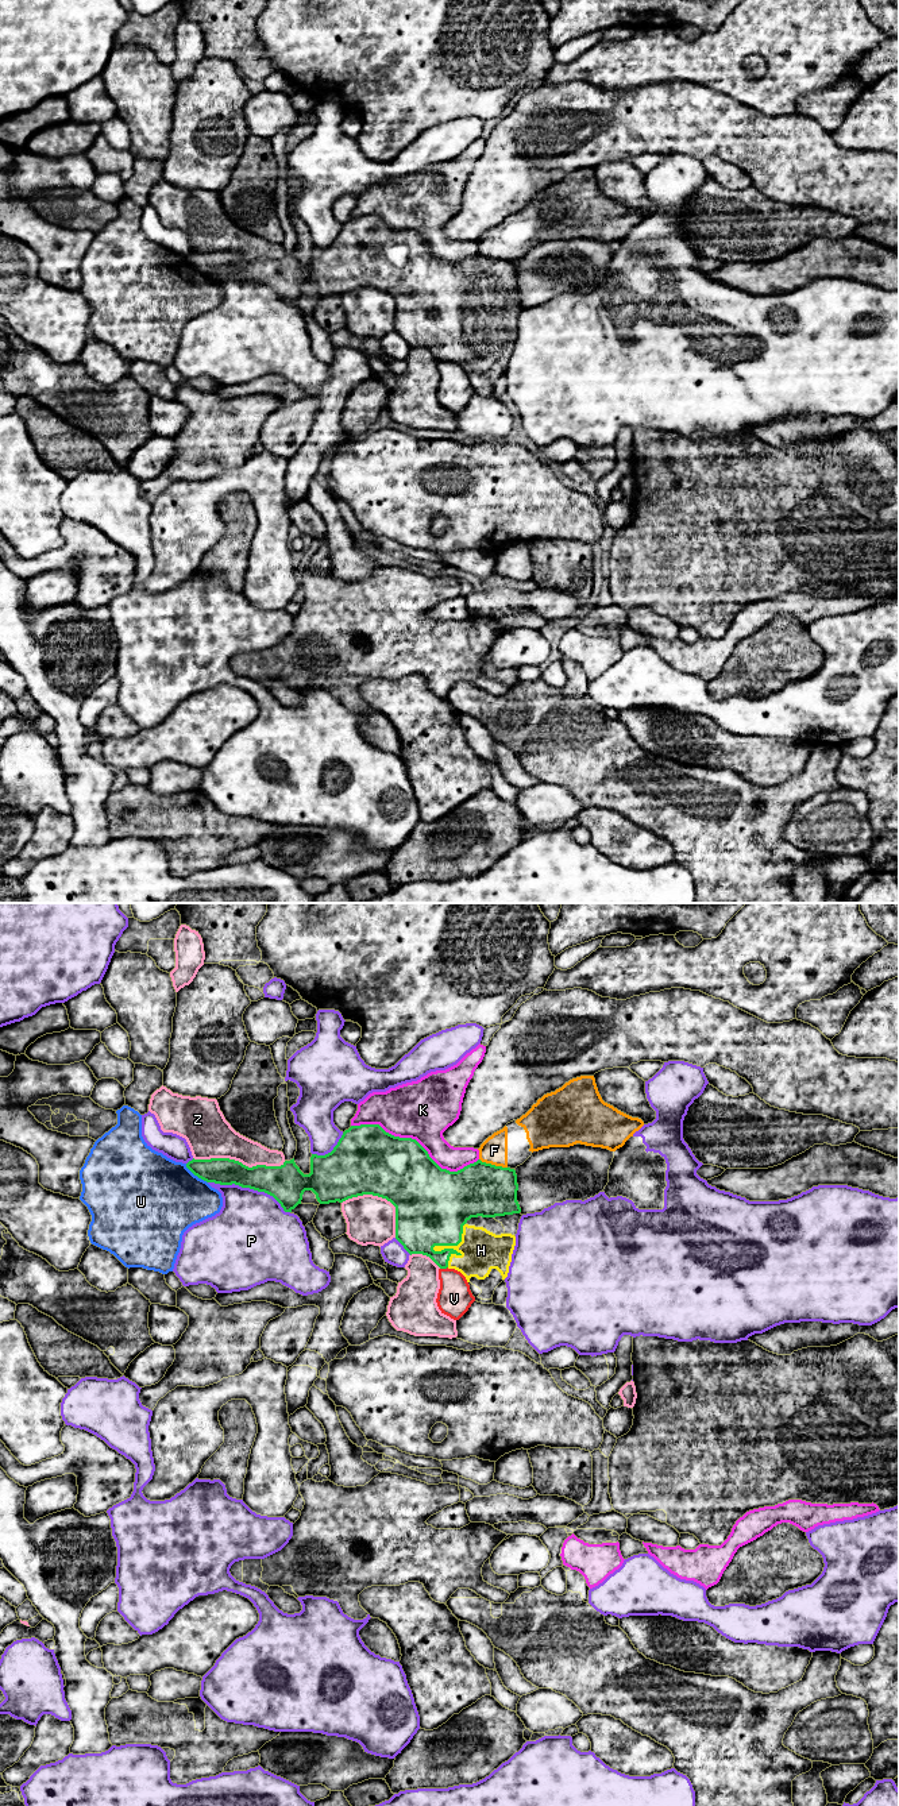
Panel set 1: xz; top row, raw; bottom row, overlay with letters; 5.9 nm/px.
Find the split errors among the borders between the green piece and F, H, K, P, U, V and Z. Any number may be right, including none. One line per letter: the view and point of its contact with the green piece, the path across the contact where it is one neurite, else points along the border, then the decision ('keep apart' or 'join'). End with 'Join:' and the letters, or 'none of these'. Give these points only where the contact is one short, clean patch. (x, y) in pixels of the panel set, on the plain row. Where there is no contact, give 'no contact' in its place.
F: contact xz (493, 258); keep apart
H: contact xz (455, 338); join
K: contact xz (416, 234); keep apart
P: contact xz (250, 281); keep apart
U: contact xz (196, 267); keep apart
V: contact xz (443, 361); keep apart
Z: contact xz (238, 254); keep apart
Join: H

